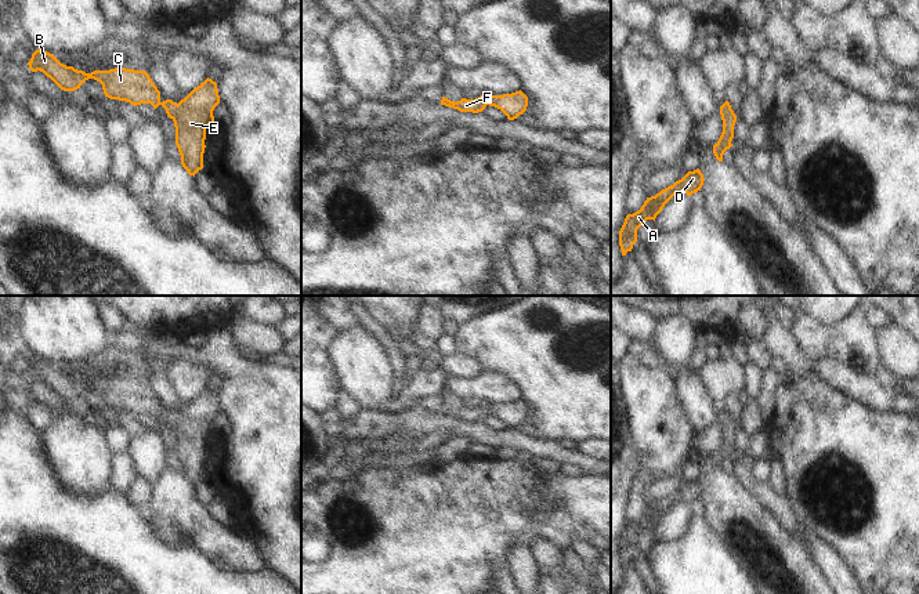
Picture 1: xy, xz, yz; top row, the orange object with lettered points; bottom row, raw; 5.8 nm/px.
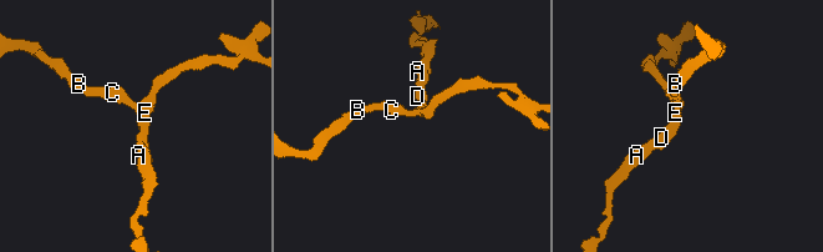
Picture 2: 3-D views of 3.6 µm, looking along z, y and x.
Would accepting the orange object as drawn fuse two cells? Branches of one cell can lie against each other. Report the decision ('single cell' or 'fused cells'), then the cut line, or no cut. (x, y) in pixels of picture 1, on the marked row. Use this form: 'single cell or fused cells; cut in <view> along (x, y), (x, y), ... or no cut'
single cell; no cut

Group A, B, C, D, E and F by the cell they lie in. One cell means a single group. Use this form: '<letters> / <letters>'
A B C D E F

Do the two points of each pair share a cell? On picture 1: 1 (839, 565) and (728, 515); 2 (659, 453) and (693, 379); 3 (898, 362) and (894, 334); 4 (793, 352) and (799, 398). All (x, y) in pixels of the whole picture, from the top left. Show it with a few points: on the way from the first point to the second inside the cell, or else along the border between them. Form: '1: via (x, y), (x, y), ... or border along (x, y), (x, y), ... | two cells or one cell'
1: border along (811, 560), (827, 579) | two cells
2: border along (672, 375), (679, 404), (695, 431) | two cells
3: via (898, 355), (894, 341) | one cell
4: border along (814, 370), (806, 376), (795, 377) | two cells

